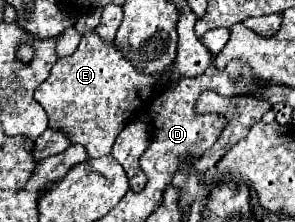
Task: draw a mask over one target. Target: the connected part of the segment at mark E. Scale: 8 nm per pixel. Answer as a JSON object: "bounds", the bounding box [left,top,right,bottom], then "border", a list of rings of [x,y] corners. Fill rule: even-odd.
{"bounds":[34,31,158,159],"border":[[[94,31],[84,33],[82,41],[72,57],[60,57],[50,71],[50,77],[34,91],[34,99],[46,109],[50,127],[34,143],[34,157],[46,159],[62,153],[70,141],[86,147],[92,159],[110,155],[118,133],[152,101],[152,85],[158,75],[146,77],[128,63],[122,53],[102,41]],[[60,131],[64,133],[60,133]]]}

